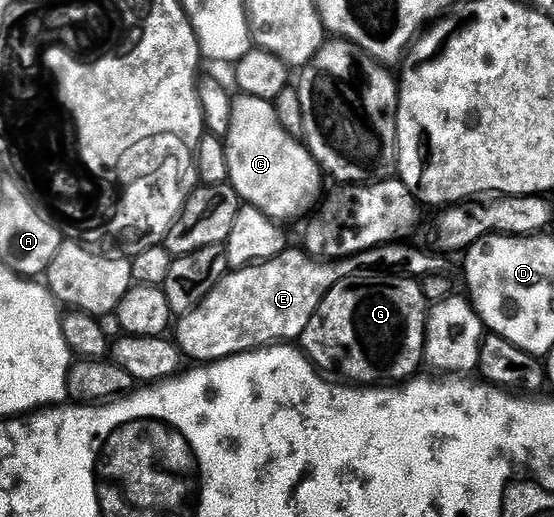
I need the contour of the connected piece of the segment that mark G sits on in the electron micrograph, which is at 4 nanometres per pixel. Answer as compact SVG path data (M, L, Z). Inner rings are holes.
M358 275L347 281L340 281L319 303L311 323L299 339L300 348L318 370L334 369L342 373L349 383L360 383L373 387L378 383L404 383L418 372L425 361L425 319L427 302L421 290L420 280L412 277L385 277Z

